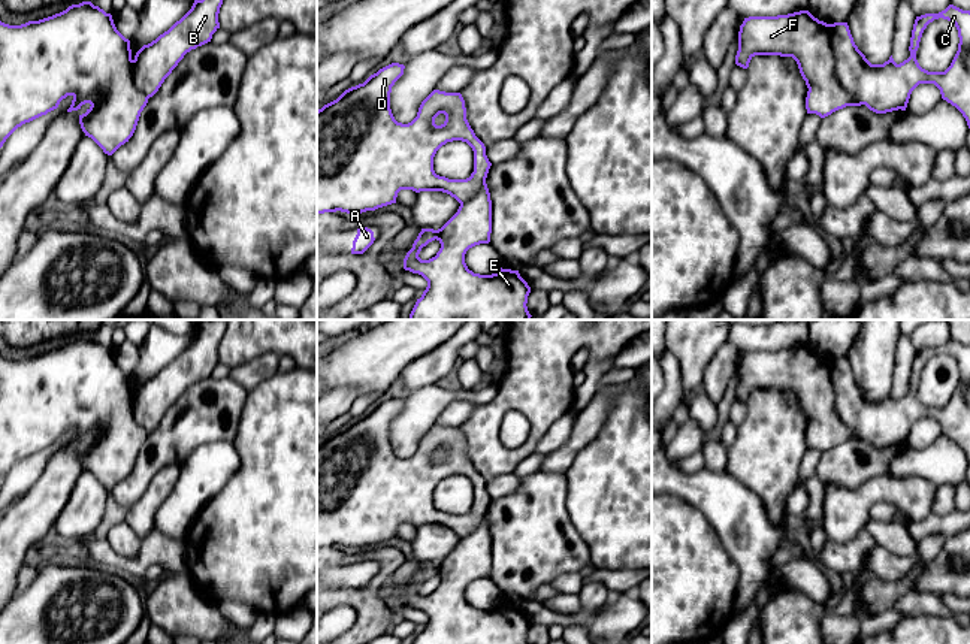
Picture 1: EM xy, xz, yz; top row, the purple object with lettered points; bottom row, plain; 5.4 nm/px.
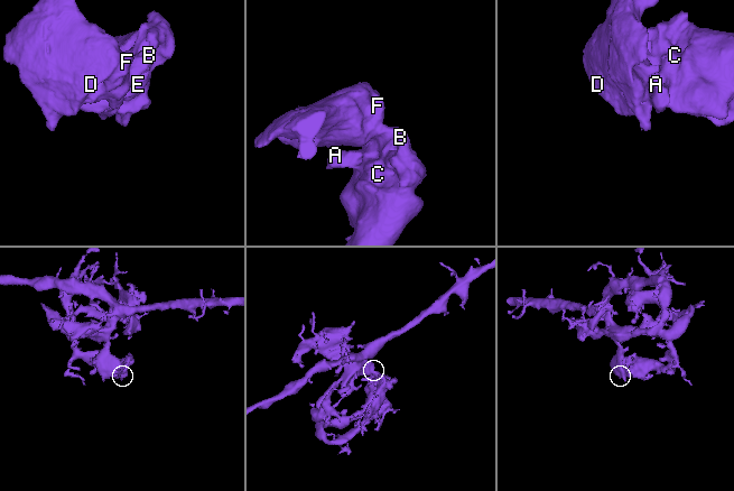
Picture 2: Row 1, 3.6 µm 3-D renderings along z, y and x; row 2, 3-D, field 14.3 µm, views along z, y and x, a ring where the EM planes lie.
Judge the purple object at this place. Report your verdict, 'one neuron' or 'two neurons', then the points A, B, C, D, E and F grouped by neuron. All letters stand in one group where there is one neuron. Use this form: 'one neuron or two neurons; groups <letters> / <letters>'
one neuron; groups A B C D E F

